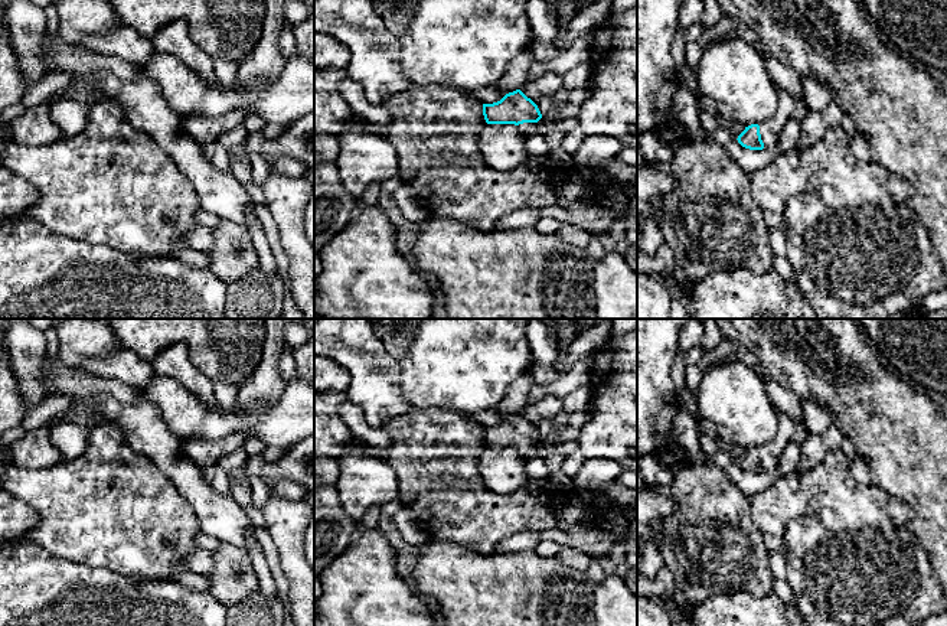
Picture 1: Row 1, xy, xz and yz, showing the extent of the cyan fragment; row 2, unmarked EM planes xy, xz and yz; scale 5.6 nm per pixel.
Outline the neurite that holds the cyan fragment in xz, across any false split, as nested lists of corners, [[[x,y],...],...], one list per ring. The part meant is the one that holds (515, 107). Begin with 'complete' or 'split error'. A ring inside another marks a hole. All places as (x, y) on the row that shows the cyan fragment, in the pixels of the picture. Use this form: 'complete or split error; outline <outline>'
split error; outline [[[520,89],[506,94],[500,101],[483,104],[487,124],[515,124],[525,136],[536,133],[536,123],[542,118],[538,105]]]

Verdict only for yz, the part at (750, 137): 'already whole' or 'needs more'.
needs more

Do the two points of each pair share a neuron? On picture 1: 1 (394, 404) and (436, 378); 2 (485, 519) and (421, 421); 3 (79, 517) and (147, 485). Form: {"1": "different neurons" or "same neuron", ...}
{"1": "different neurons", "2": "same neuron", "3": "same neuron"}

